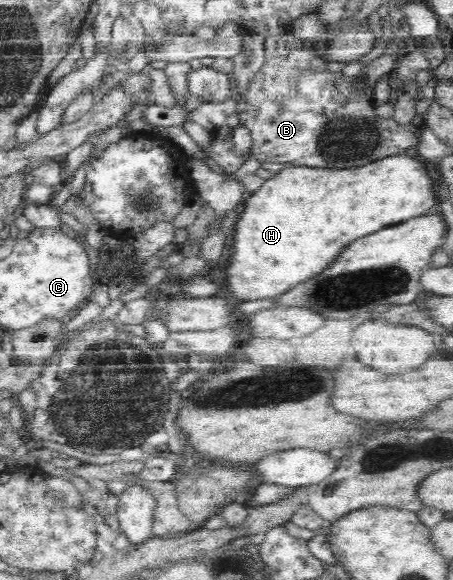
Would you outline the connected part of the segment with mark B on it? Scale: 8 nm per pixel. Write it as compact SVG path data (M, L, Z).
M280 34L272 37L264 37L264 58L265 65L257 72L253 84L249 86L243 102L237 105L236 114L239 117L239 125L237 127L245 128L253 139L253 144L250 147L250 156L259 161L277 162L277 164L299 165L311 168L355 168L355 166L365 166L365 164L374 163L378 160L387 158L393 155L403 155L409 153L411 148L416 148L421 144L421 136L423 136L424 125L421 119L414 120L408 124L401 124L394 117L383 118L380 115L382 109L377 108L372 102L372 94L365 95L365 87L363 85L362 76L345 76L343 72L329 72L327 65L329 58L323 58L321 50L313 50L311 45L301 46L301 41L293 34Z

